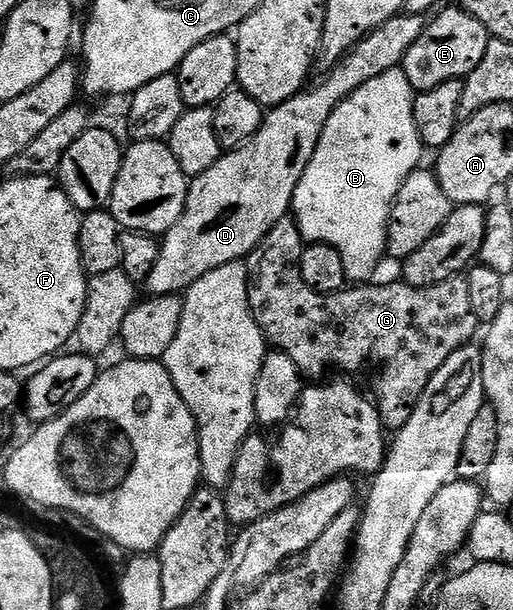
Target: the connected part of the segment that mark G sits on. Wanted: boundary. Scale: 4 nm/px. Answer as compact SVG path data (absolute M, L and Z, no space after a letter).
M287 215L275 222L263 242L259 242L256 250L244 261L244 266L249 271L249 309L265 336L266 345L287 354L287 358L295 362L305 378L324 377L321 375L331 364L337 366L341 371L338 373L341 374L365 372L368 368L377 372L372 395L375 397L382 425L389 430L400 430L407 418L411 418L413 409L421 401L425 387L431 382L439 366L443 366L443 362L447 362L451 354L470 343L477 328L479 329L479 321L471 310L471 298L467 295L465 276L452 276L447 282L430 288L416 288L404 282L373 282L368 286L346 287L340 294L322 294L303 282L299 267L299 249L302 244L303 237L297 228L296 219Z

